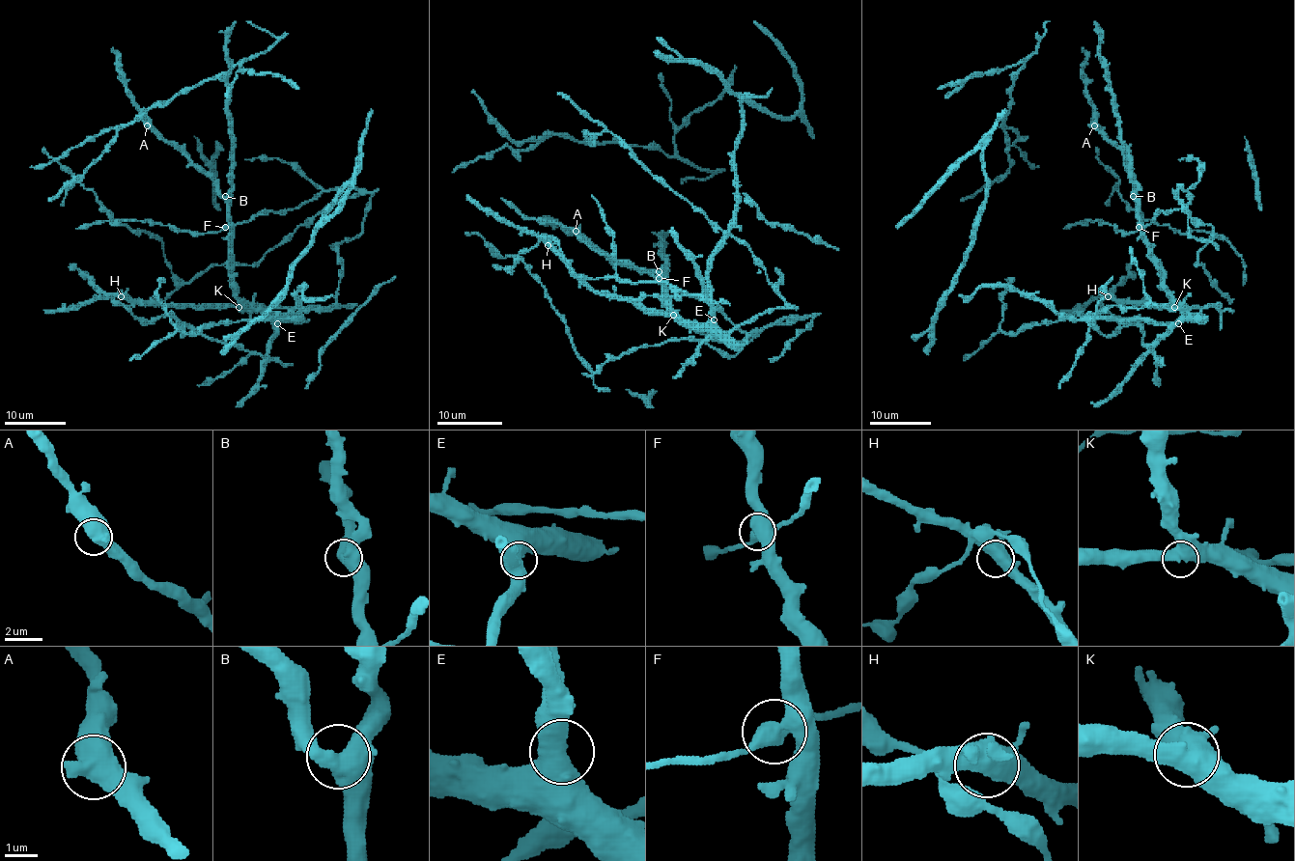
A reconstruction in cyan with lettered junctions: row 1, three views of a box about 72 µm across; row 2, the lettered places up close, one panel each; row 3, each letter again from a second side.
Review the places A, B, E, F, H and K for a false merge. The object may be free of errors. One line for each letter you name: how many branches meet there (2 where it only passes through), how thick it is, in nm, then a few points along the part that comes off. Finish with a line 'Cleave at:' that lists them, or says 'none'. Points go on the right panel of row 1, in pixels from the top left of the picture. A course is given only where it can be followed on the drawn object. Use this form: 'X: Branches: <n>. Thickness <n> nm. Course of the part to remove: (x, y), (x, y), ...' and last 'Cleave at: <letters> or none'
Cleave at: none

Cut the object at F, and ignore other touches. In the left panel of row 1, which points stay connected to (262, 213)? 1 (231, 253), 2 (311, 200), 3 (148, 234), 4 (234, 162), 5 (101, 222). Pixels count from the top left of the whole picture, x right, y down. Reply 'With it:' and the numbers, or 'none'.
With it: 2, 5

